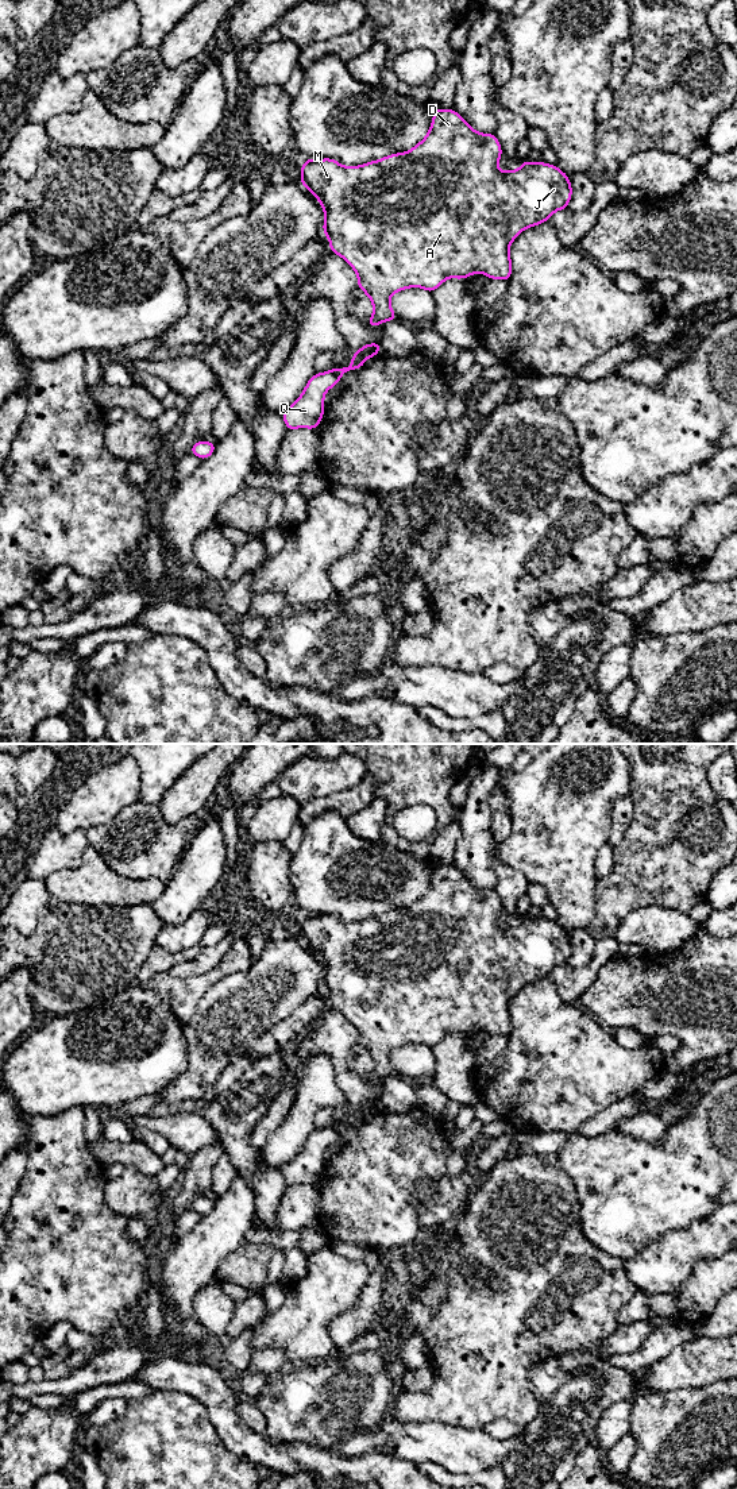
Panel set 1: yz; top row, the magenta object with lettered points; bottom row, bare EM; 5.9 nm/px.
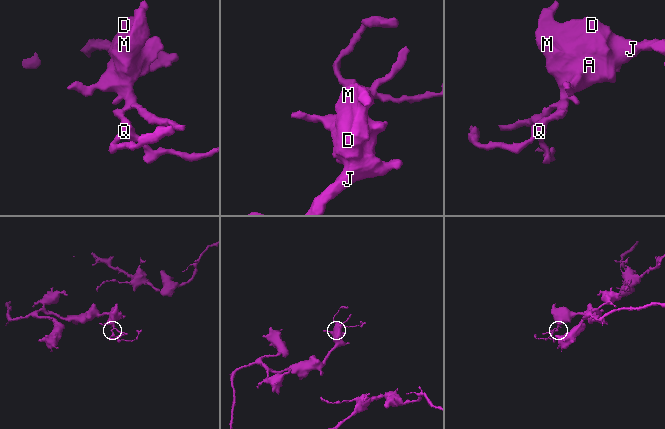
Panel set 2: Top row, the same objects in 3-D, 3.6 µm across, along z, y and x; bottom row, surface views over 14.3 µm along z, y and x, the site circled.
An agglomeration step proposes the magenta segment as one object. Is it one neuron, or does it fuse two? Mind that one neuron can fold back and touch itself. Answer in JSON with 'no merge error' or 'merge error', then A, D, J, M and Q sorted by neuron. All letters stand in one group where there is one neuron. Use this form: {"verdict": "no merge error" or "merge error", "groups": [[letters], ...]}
{"verdict": "merge error", "groups": [["A", "D", "J", "M"], ["Q"]]}

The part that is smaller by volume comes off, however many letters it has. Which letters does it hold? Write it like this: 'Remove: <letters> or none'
Remove: Q

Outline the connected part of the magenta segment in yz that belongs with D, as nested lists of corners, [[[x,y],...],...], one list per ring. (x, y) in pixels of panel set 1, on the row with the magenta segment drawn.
[[[436,108],[425,138],[406,153],[395,153],[360,166],[343,166],[336,159],[312,159],[300,167],[300,182],[324,209],[323,232],[332,254],[342,256],[358,275],[358,288],[373,302],[367,325],[397,320],[390,297],[409,288],[435,292],[445,279],[463,279],[482,273],[490,279],[509,281],[510,244],[526,228],[539,225],[568,207],[572,194],[570,178],[556,165],[528,162],[517,170],[501,171],[501,144],[494,134],[482,134],[452,108]]]

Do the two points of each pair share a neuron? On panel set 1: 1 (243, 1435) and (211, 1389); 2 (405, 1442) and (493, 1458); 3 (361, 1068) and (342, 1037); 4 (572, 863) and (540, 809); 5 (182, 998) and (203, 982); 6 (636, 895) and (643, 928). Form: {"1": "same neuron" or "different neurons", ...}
{"1": "same neuron", "2": "same neuron", "3": "different neurons", "4": "same neuron", "5": "same neuron", "6": "different neurons"}

